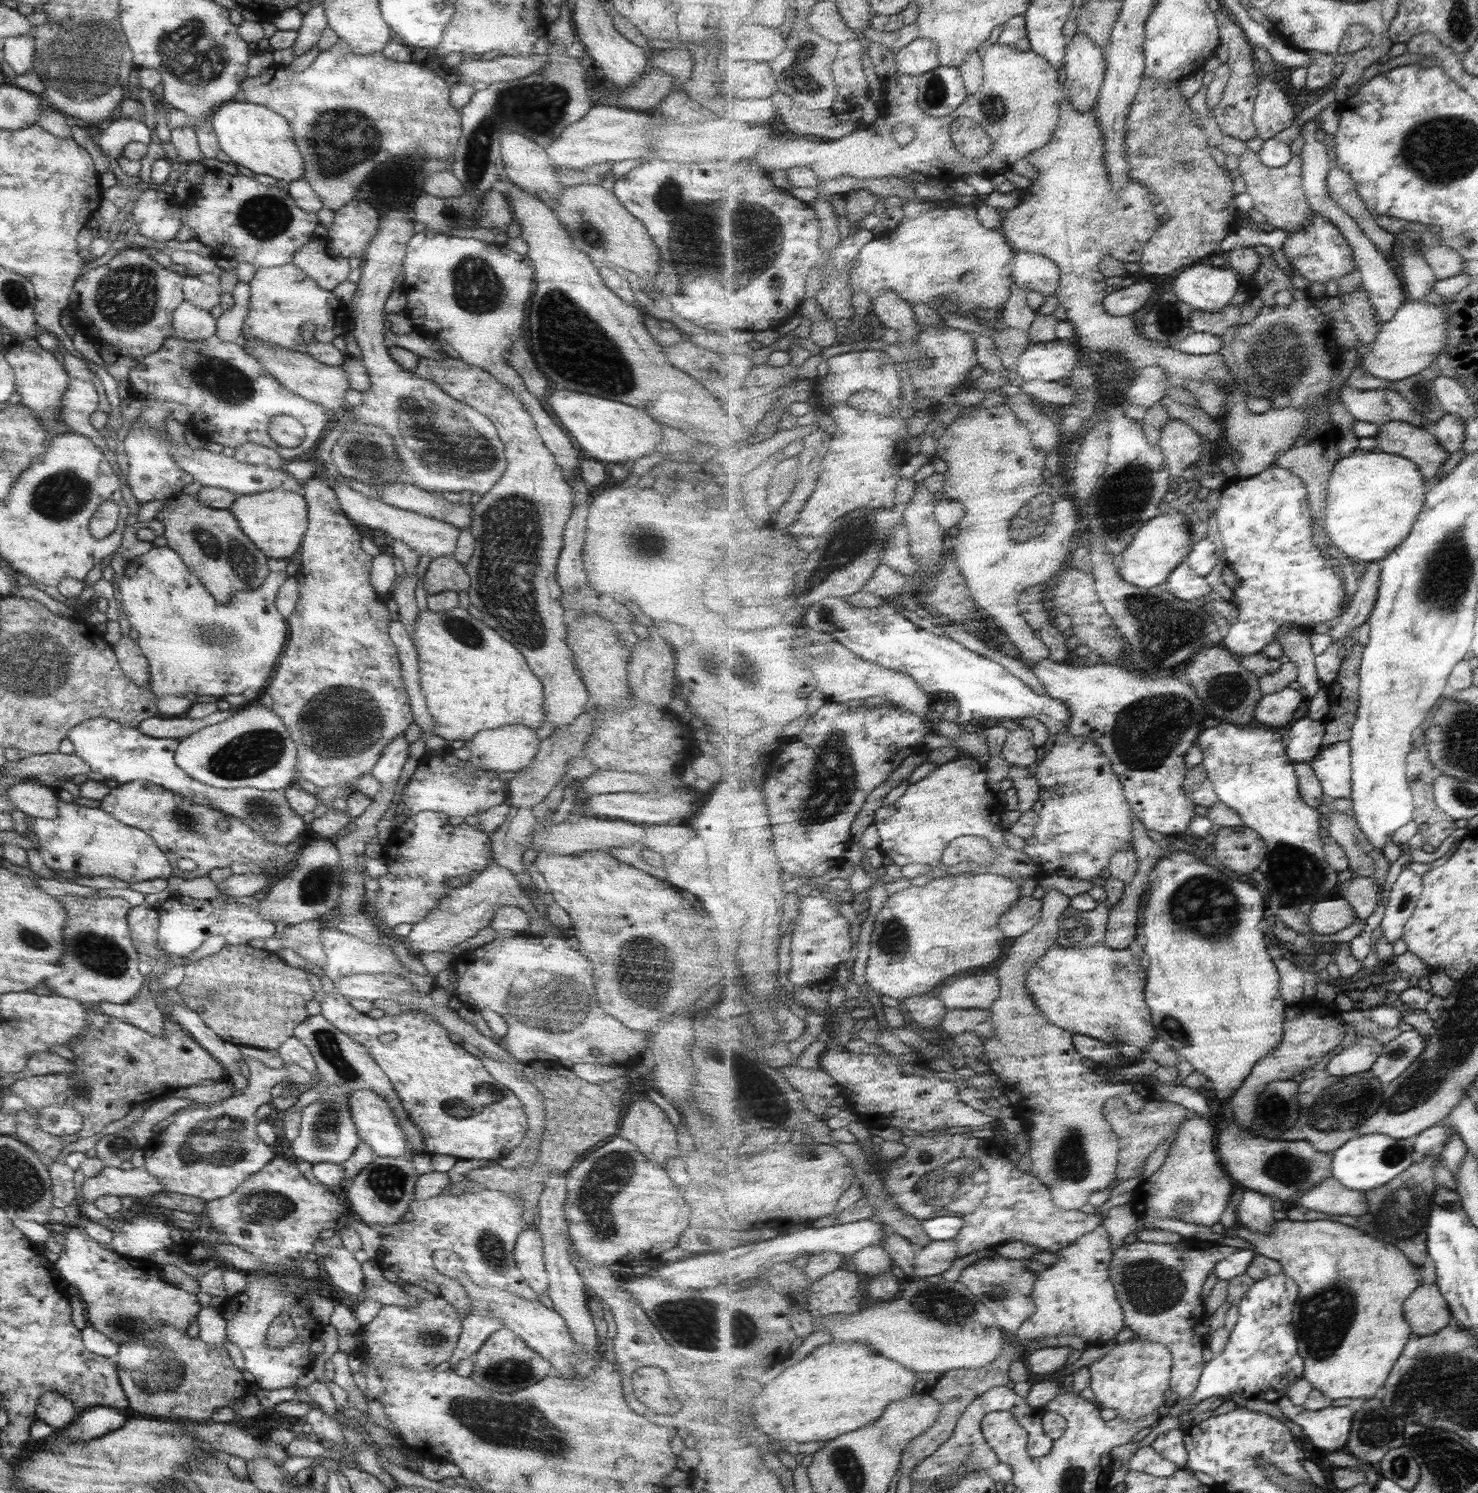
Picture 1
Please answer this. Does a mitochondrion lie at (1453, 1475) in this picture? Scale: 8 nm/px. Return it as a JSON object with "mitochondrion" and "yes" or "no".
{"mitochondrion":"yes"}

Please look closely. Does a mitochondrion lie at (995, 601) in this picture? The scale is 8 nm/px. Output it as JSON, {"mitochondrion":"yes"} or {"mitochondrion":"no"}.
{"mitochondrion":"no"}

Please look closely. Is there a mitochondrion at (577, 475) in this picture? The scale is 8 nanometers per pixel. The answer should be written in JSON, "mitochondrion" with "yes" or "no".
{"mitochondrion":"no"}

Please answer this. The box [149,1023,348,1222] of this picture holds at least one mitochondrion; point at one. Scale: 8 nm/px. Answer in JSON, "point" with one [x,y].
{"point":[227,1148]}

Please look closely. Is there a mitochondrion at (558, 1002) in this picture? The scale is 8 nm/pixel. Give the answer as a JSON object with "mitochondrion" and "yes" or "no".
{"mitochondrion":"yes"}

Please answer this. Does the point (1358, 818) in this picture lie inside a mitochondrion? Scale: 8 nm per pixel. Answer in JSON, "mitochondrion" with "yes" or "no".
{"mitochondrion":"no"}

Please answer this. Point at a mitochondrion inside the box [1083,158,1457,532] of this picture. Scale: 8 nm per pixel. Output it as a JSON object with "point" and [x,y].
{"point":[1279,359]}

